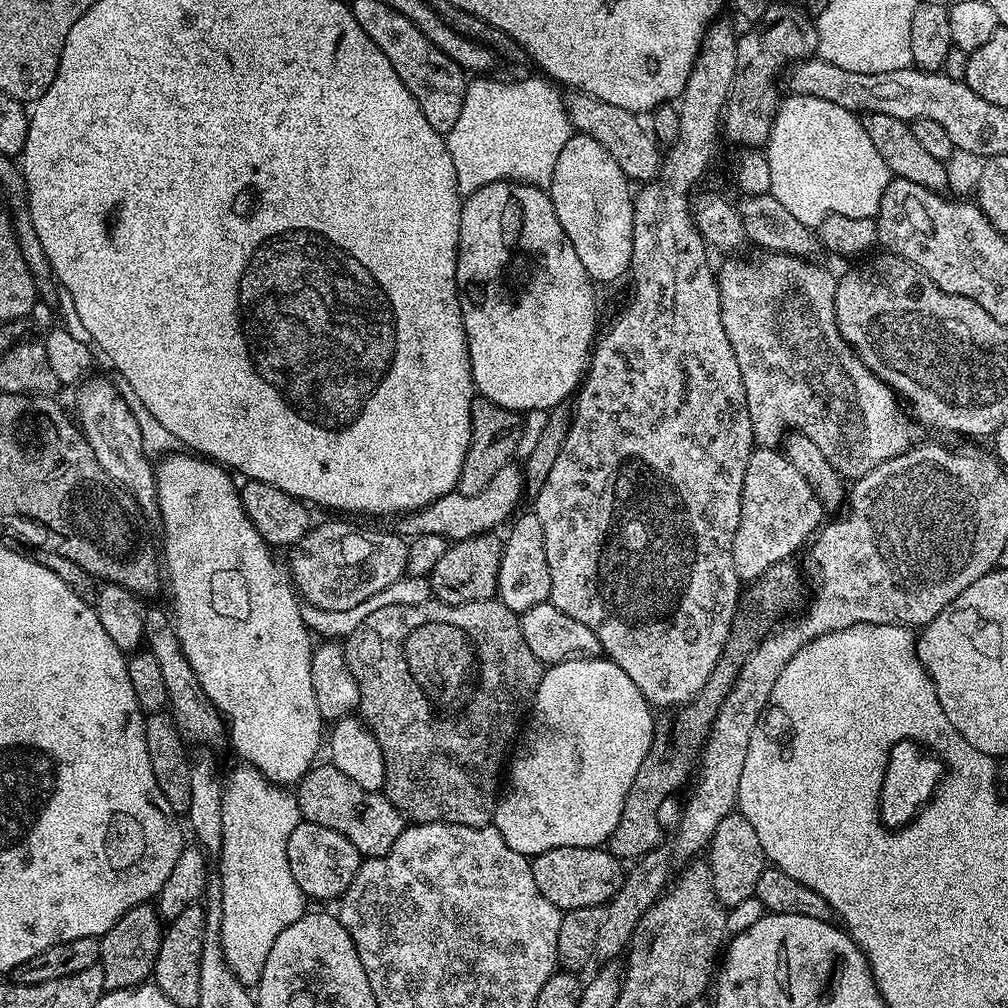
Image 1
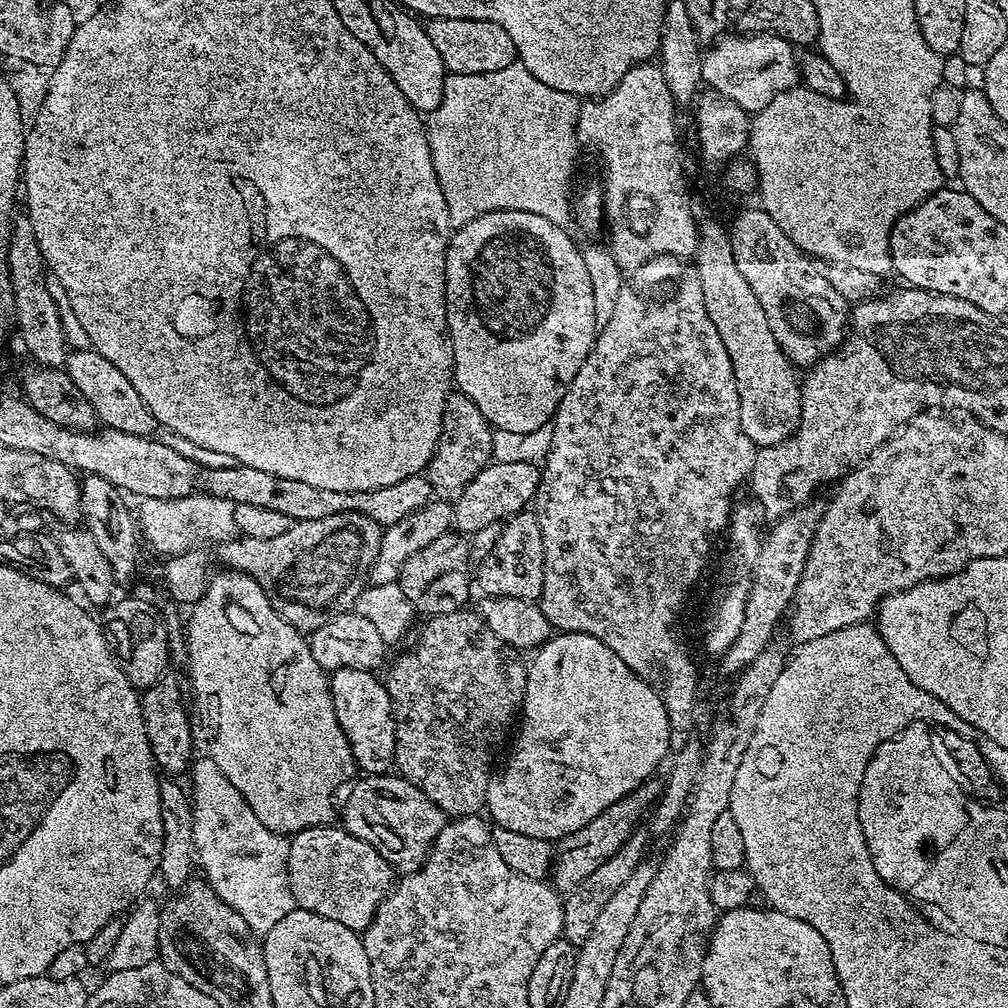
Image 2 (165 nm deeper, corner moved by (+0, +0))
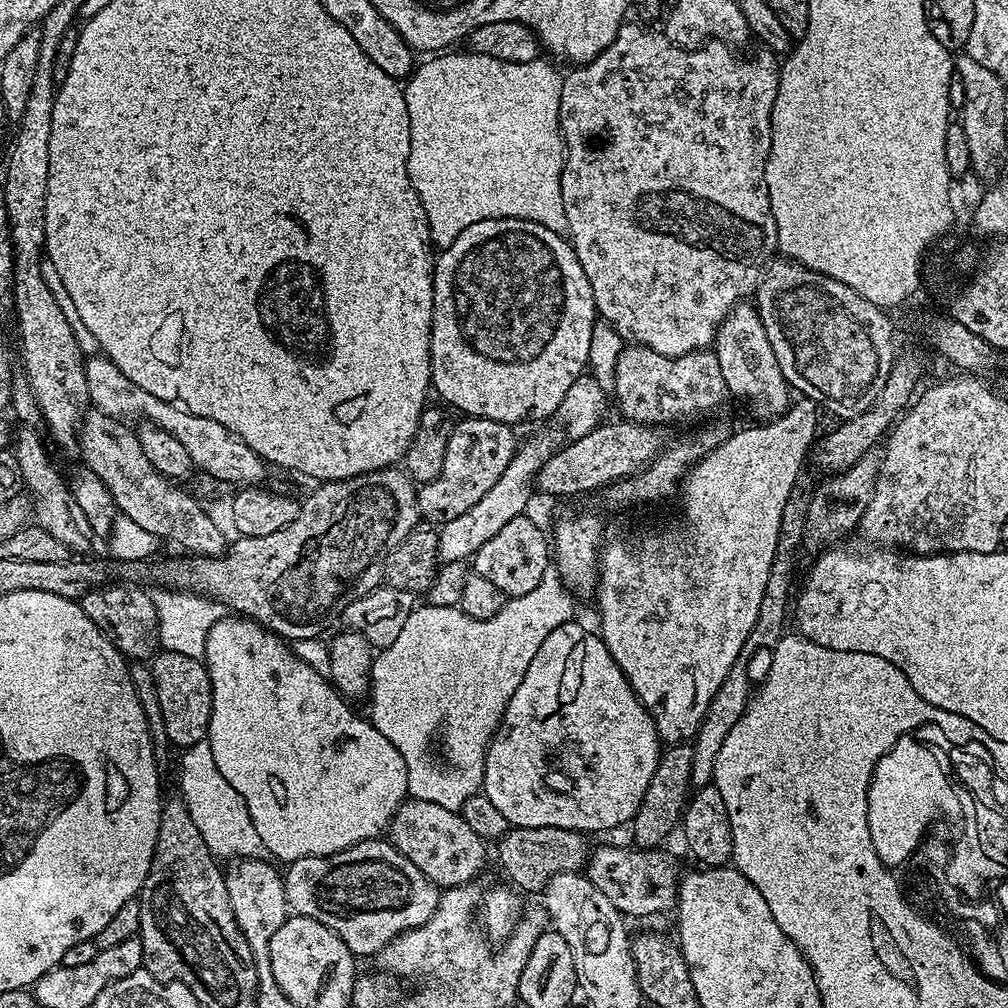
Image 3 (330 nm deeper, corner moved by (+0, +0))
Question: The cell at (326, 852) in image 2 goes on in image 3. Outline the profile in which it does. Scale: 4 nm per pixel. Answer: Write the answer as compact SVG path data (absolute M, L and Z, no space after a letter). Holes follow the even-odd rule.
M384 838L363 840L329 856L298 858L291 861L287 868L288 872L285 871L283 877L289 909L297 916L314 918L334 930L334 934L338 934L338 938L346 942L352 955L357 958L379 957L383 948L394 938L398 938L403 932L409 932L411 928L422 926L422 922L429 920L436 913L440 901L441 889L428 881L426 874L422 874L422 870L418 870L418 866L414 866L410 858L403 856Z

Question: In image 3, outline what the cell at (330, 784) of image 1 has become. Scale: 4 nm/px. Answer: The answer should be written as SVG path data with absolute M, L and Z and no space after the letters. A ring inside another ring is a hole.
M405 799L392 815L391 832L391 844L441 890L473 883L488 856L486 841L466 826L463 815L446 810L446 806L434 806L434 802Z

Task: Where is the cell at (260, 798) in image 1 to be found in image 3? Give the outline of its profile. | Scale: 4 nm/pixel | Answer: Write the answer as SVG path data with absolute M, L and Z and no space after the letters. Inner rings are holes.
M207 739L202 742L198 742L194 746L183 749L179 753L178 762L180 758L180 792L179 795L184 801L186 810L190 810L190 818L194 818L194 826L198 826L198 834L202 834L202 838L206 842L208 849L212 851L212 855L217 858L223 858L223 856L232 856L228 858L243 858L246 860L255 860L265 855L264 843L262 838L258 838L258 830L254 830L254 822L250 818L250 810L246 810L246 802L242 802L242 794L238 794L238 790L234 790L234 786L230 786L230 782L226 782L226 778L222 778L222 774L218 774L218 766L214 763L214 750L210 750Z

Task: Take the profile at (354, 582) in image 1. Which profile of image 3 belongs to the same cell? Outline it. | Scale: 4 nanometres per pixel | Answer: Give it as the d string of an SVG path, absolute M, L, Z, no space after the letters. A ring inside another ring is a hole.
M469 416L461 421L460 425L457 423L453 427L450 438L446 442L446 458L442 458L442 470L438 478L434 478L429 484L419 485L417 491L417 506L425 521L428 519L430 523L436 524L432 526L443 526L450 518L458 518L458 514L466 514L466 510L470 510L470 506L474 506L478 498L482 498L482 494L486 494L486 490L490 490L490 486L494 486L498 478L502 478L506 466L510 466L518 447L516 436L512 433L515 431L507 424L481 416Z

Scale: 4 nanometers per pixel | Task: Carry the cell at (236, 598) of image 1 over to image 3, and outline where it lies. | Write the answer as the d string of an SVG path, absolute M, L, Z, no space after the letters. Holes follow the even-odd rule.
M239 614L225 615L208 631L202 659L212 683L212 713L206 739L210 750L214 750L214 763L218 766L218 774L222 774L222 778L226 778L226 782L230 782L230 786L242 794L242 802L246 802L246 810L250 810L254 830L258 830L258 838L262 838L265 853L269 857L277 856L283 862L291 862L307 856L329 856L363 840L377 839L383 833L380 831L383 828L385 831L391 825L392 815L408 796L406 762L402 762L402 754L398 754L394 742L390 742L390 738L382 738L371 719L363 715L360 717L352 709L355 707L332 687L329 677L321 669L302 662L302 658L298 658L295 651L276 633Z

